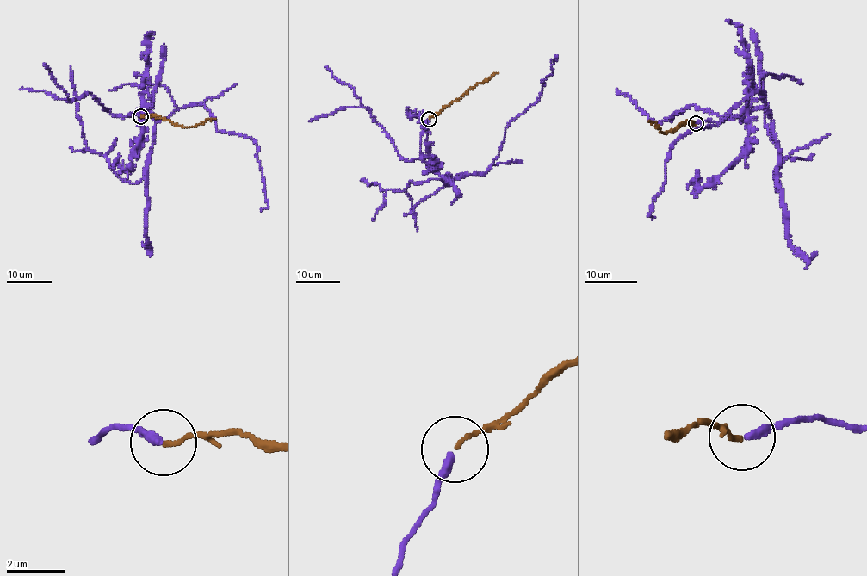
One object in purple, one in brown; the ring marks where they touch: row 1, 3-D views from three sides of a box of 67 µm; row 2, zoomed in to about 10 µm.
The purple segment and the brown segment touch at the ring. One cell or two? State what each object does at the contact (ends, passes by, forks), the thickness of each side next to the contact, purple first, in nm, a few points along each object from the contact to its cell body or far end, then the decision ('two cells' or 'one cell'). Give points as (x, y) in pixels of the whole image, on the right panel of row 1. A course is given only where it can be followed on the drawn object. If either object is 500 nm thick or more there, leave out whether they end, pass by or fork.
purple ends; brown ends; calibres 280 and 140 nm; course purple (696, 123), (763, 108), (771, 113), (764, 93), (756, 90), (717, 124), (676, 140), (653, 216); course brown (695, 123), (686, 120), (667, 133), (661, 132), (648, 120); one cell

